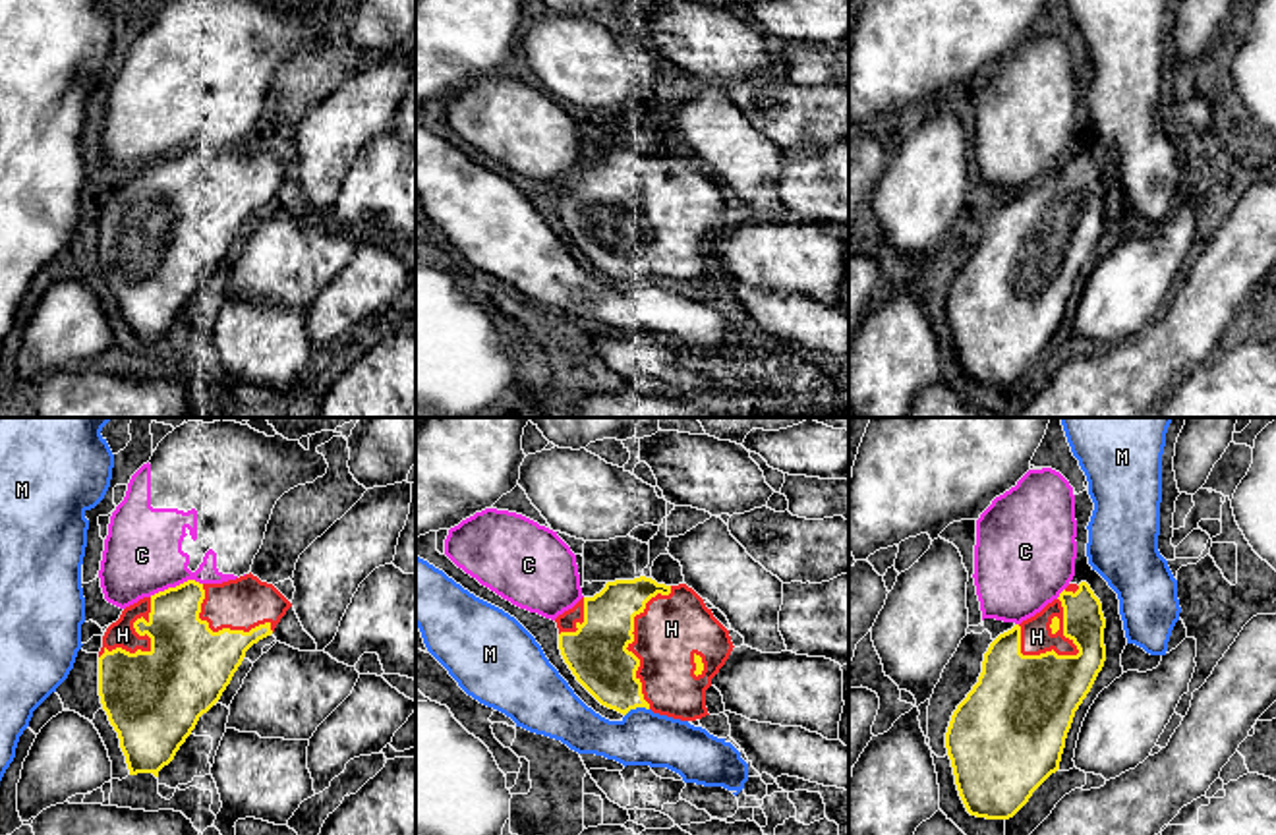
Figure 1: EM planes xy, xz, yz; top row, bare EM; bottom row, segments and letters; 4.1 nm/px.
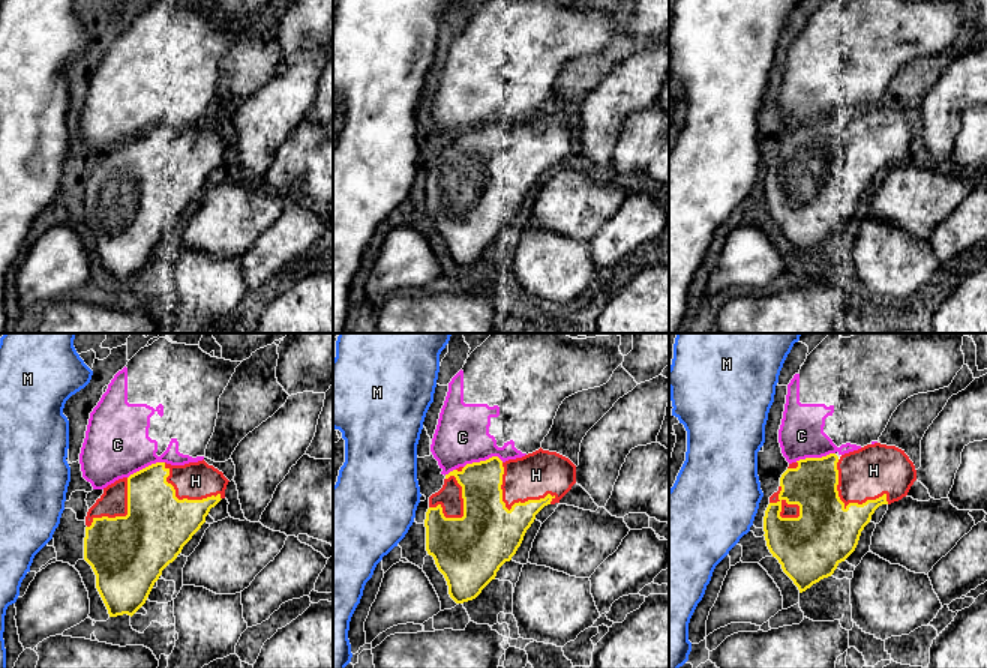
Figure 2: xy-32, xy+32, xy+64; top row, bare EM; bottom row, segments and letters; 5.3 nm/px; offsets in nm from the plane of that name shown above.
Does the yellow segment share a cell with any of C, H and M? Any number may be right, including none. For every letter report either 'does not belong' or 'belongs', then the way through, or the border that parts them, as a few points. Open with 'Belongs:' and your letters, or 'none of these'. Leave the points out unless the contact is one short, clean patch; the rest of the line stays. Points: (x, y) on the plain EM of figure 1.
Belongs: H
C: does not belong
H: belongs
M: does not belong

